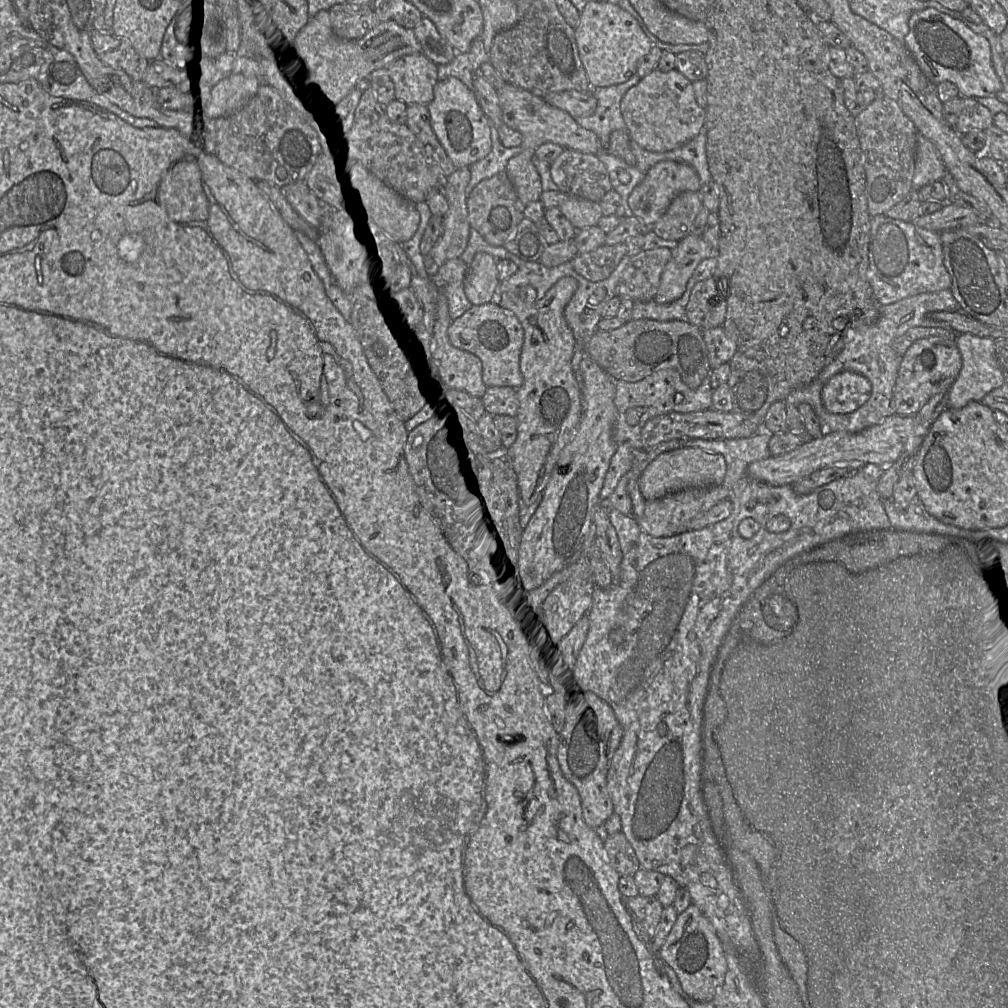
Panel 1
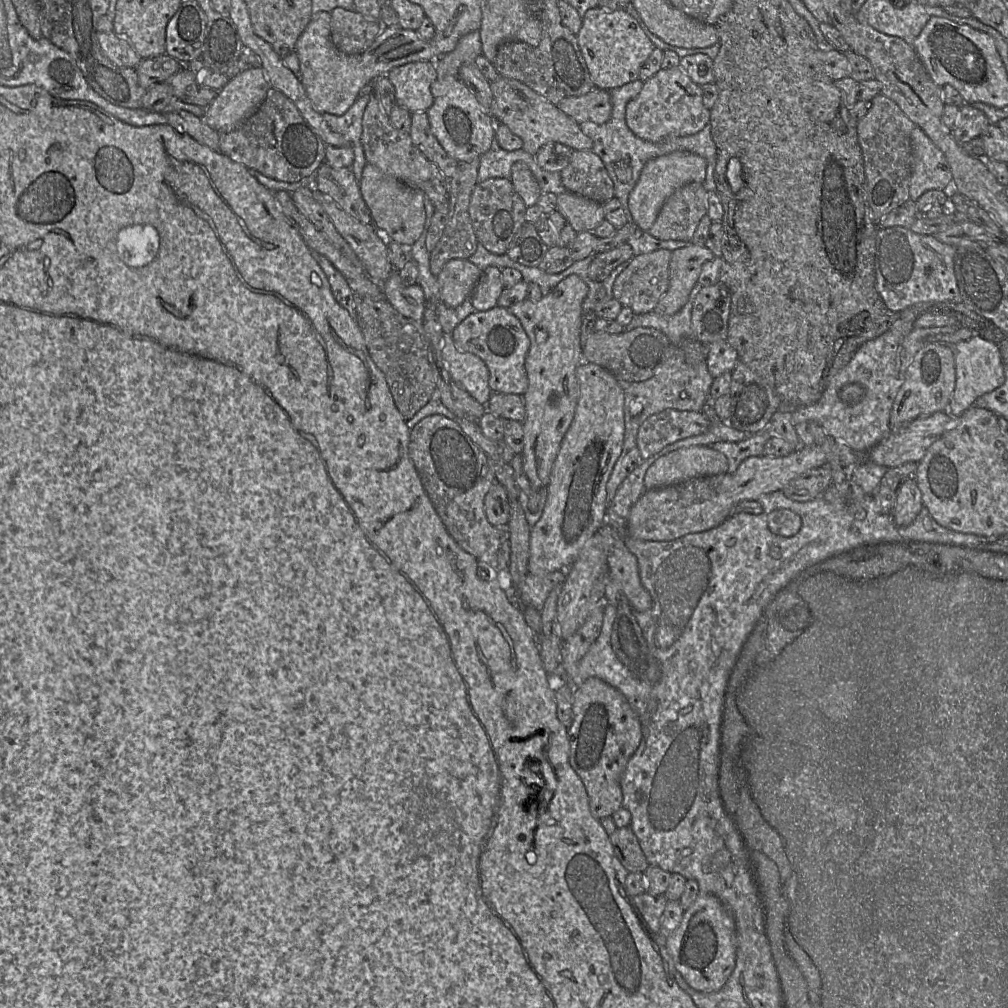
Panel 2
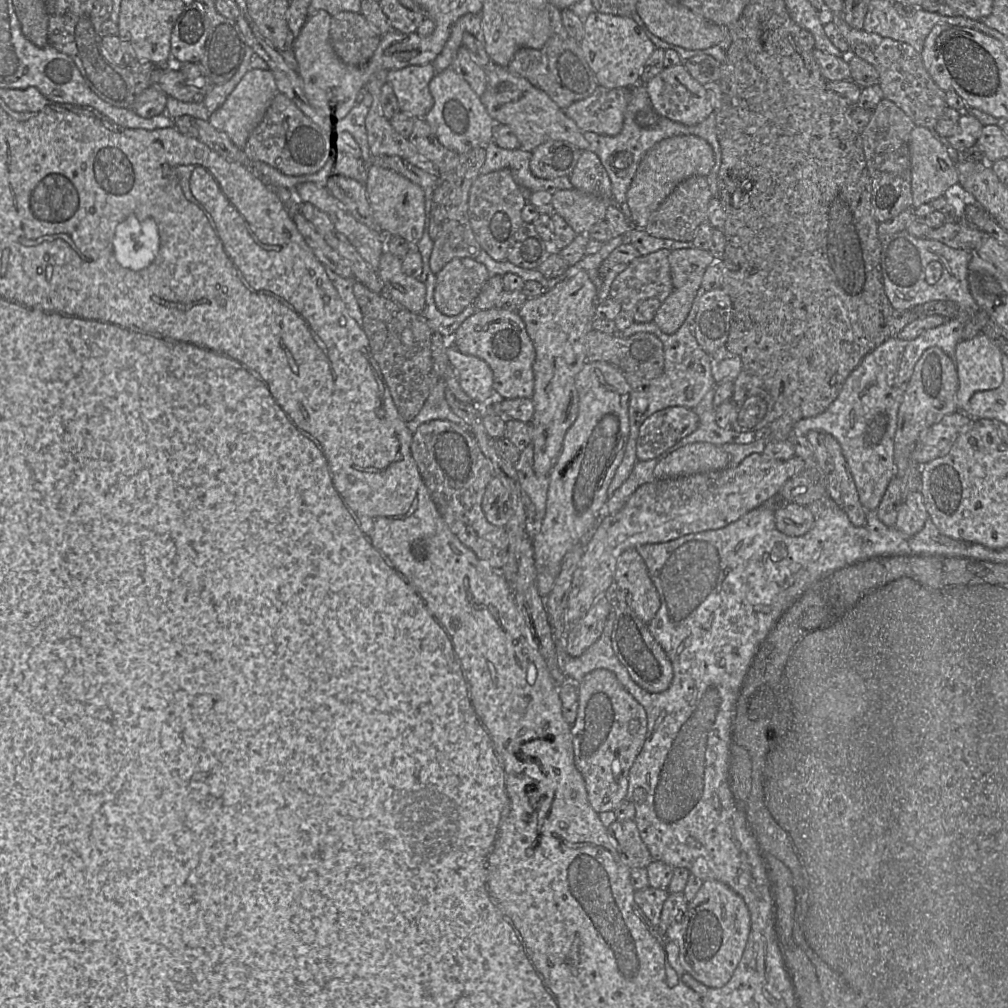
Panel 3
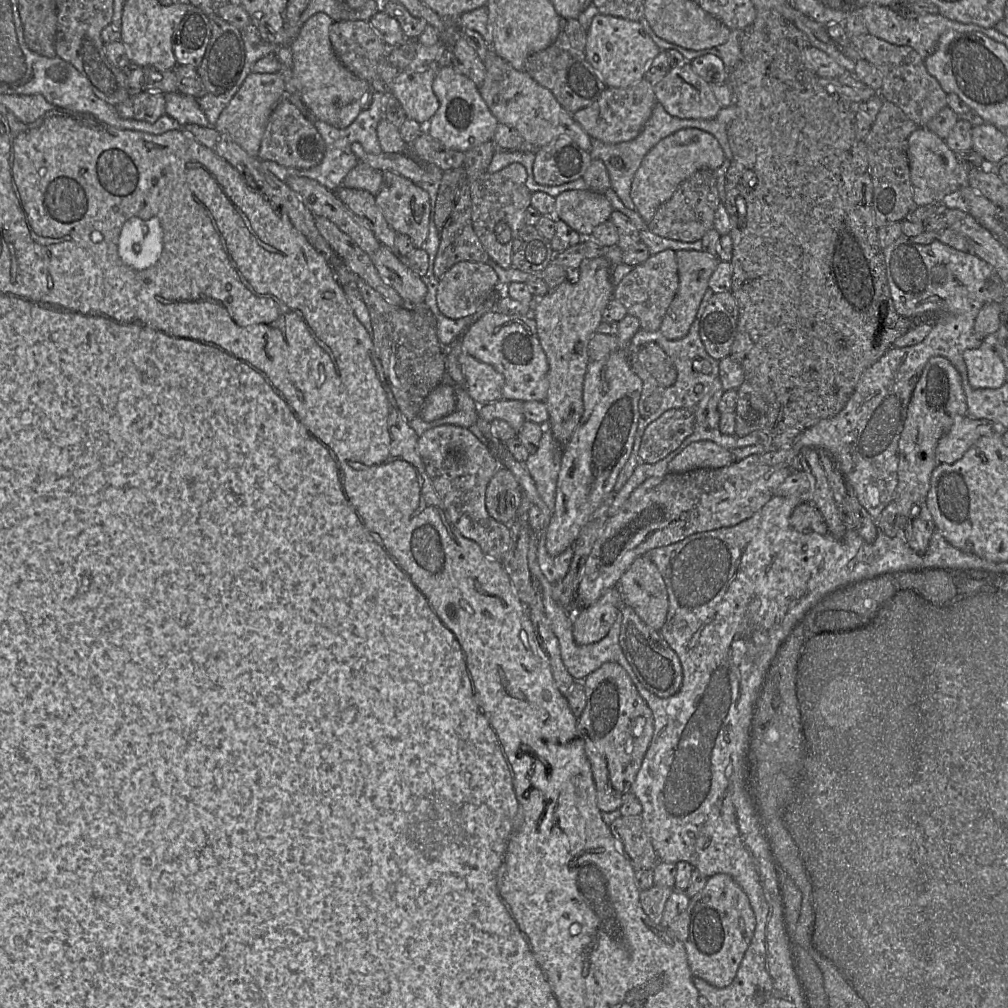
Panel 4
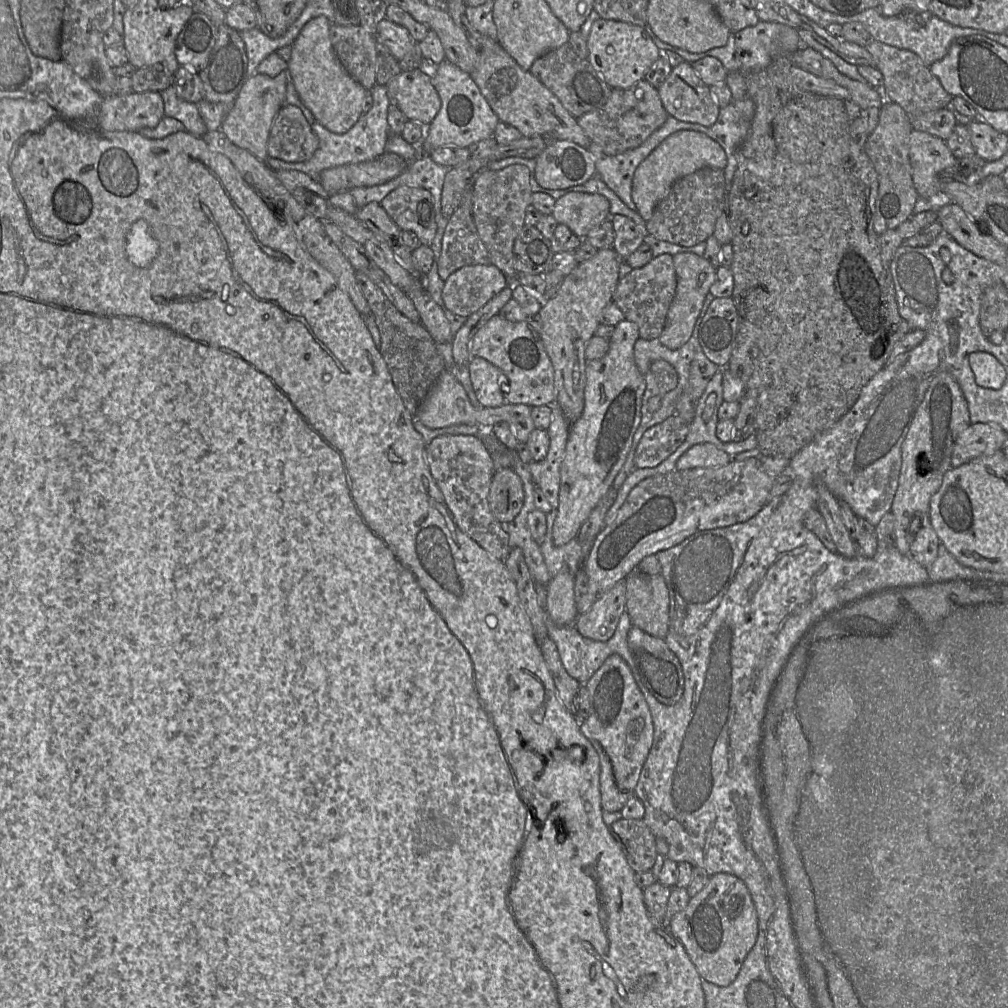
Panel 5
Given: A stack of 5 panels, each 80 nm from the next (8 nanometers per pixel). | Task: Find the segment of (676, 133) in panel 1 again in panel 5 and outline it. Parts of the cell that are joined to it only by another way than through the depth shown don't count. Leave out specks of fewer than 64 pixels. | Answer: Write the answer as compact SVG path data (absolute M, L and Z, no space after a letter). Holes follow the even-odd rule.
M683 61L673 67L657 90L668 115L706 127L716 122L720 107L691 63Z

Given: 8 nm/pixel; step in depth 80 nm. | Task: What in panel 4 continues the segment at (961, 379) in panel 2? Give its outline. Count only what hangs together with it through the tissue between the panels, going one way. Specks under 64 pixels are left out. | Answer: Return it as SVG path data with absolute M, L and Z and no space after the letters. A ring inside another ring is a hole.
M991 334L982 340L979 348L964 351L968 381L973 388L997 389L1004 384L1006 368L994 349L996 343L996 334Z

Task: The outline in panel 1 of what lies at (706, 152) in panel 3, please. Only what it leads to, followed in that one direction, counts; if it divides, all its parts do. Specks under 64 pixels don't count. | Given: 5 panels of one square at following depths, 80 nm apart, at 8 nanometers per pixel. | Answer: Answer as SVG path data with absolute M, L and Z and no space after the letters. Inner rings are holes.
M662 161L652 166L645 178L633 189L628 198L629 208L636 218L652 227L668 209L672 200L682 192L698 192L701 187L696 170L689 164Z

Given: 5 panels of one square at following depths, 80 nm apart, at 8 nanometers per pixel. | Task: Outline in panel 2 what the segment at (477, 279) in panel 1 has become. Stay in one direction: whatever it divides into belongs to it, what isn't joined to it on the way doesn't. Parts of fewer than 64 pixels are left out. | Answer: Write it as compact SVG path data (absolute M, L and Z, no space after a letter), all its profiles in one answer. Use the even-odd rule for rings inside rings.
M489 266L482 271L482 275L469 298L475 311L487 311L497 306L503 288L501 269Z

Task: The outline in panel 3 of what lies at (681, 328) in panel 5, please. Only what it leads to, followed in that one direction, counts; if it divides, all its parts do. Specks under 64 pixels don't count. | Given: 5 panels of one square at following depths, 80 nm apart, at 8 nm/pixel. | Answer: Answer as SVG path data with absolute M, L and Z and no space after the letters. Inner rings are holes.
M693 248L678 249L670 252L669 263L673 290L660 306L653 319L658 328L665 334L674 334L686 320L698 289L701 287L703 275L709 265L716 259L707 250Z

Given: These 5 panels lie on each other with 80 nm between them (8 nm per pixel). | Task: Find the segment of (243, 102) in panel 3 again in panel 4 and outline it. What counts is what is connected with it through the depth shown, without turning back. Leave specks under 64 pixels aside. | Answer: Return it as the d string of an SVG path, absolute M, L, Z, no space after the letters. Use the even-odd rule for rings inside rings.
M251 72L221 112L214 127L227 135L250 156L257 157L269 117L285 95L285 82L280 73Z

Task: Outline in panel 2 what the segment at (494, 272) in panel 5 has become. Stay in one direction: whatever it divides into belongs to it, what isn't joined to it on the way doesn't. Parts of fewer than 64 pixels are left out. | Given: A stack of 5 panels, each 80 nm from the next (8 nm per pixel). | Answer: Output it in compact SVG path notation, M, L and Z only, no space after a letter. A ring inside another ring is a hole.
M468 259L448 261L436 277L440 300L449 308L456 308L468 300L482 271Z

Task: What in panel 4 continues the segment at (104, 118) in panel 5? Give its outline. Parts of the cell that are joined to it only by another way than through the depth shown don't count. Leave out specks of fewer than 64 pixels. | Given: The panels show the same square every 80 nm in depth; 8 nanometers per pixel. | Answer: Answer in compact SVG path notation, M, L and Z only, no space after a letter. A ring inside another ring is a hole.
M142 90L117 104L115 108L121 118L154 123L165 114L164 94Z

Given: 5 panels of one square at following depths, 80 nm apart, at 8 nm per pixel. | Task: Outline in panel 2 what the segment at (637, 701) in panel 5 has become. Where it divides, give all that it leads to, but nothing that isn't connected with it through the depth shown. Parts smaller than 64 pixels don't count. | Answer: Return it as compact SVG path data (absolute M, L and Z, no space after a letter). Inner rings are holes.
M597 677L586 679L573 694L573 721L567 728L569 763L581 779L592 816L600 820L622 807L620 780L642 739L641 722L625 696Z

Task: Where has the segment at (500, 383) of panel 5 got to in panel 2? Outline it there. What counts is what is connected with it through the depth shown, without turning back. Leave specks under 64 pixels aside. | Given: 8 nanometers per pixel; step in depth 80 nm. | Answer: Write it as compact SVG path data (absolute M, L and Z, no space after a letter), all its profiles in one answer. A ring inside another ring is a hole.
M444 332L441 337L441 353L451 381L486 406L493 393L489 388L486 364L472 353L457 350L451 334Z

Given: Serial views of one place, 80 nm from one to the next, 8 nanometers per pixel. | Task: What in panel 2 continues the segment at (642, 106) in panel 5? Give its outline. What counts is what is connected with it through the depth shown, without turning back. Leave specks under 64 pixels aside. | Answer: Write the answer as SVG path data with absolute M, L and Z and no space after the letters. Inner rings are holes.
M598 88L582 96L563 98L556 106L578 124L604 124L609 120L612 111L609 91Z

